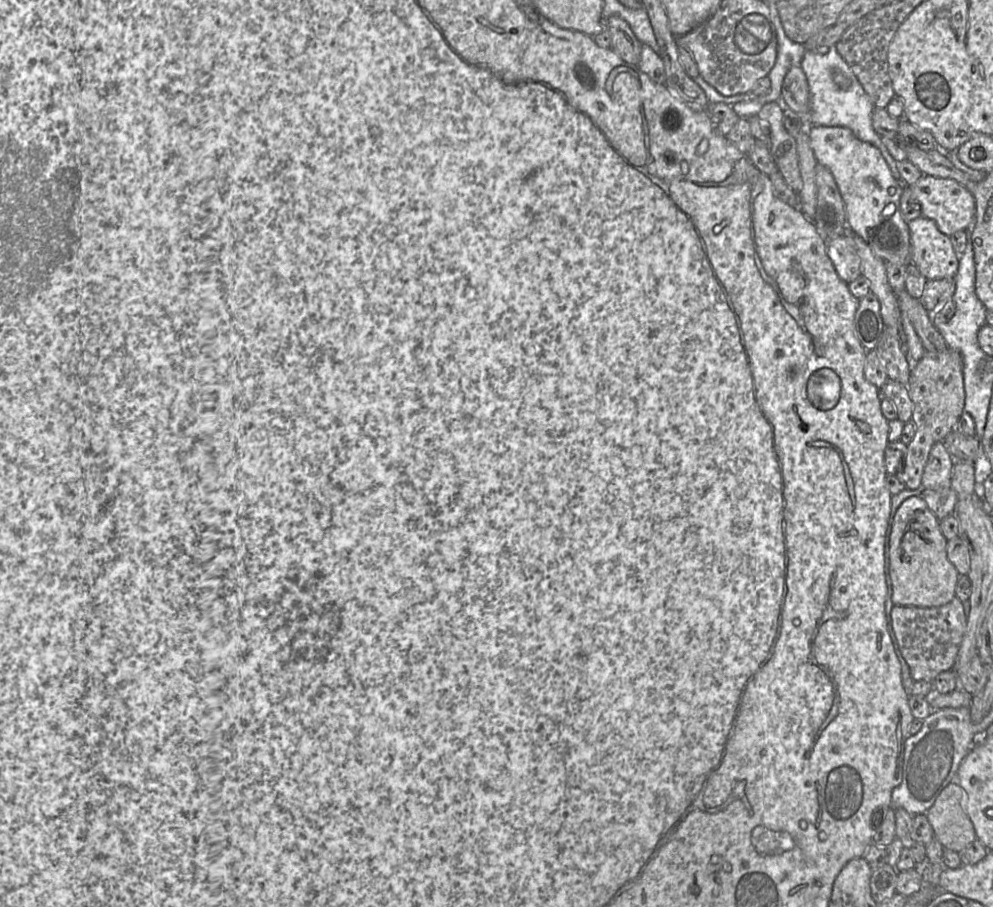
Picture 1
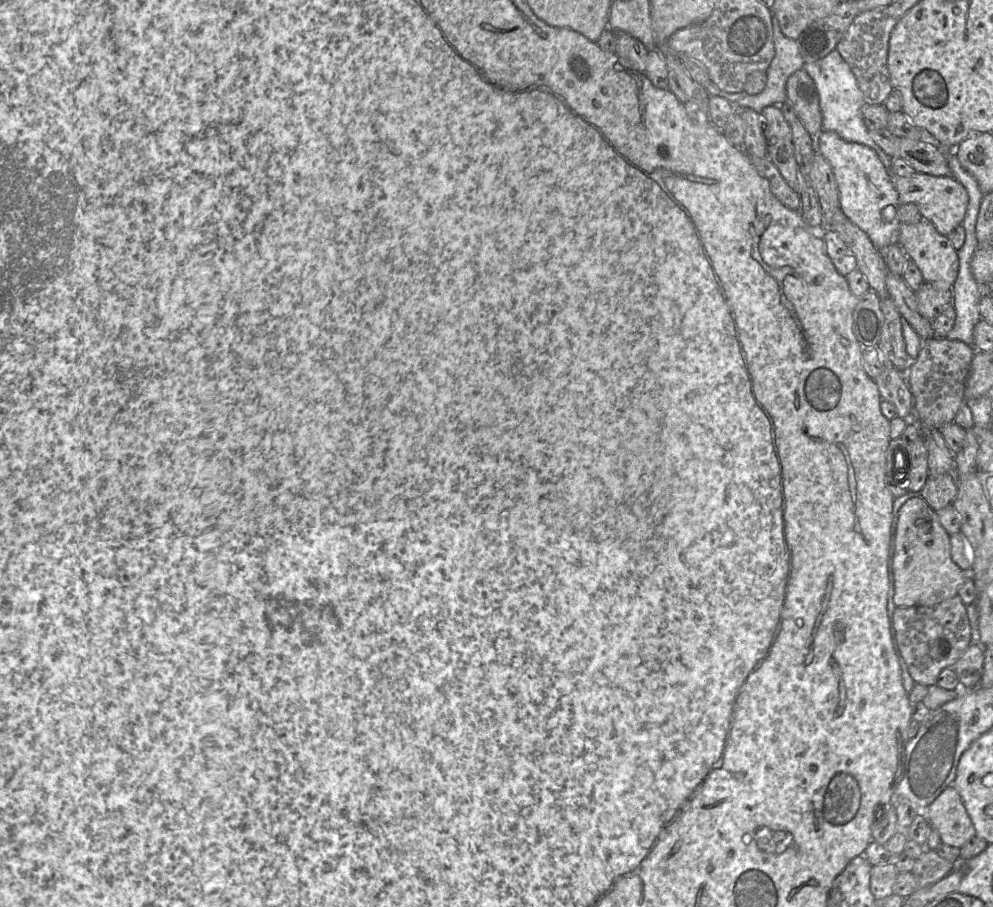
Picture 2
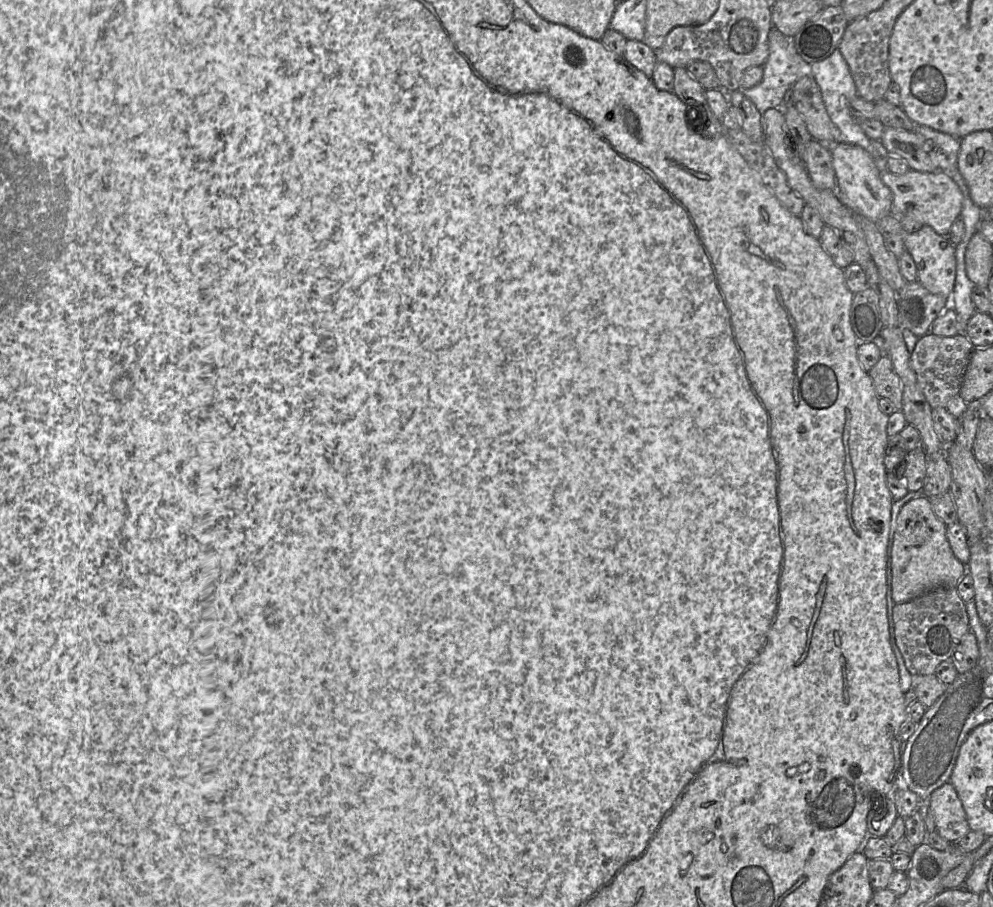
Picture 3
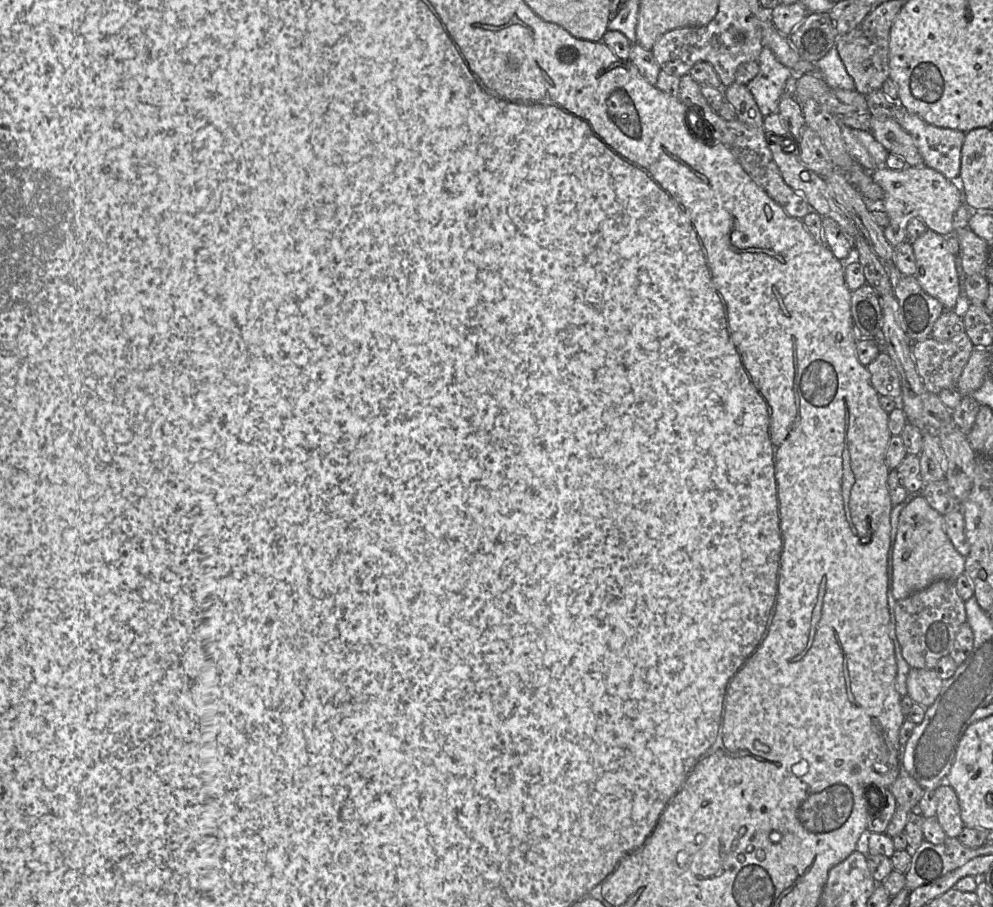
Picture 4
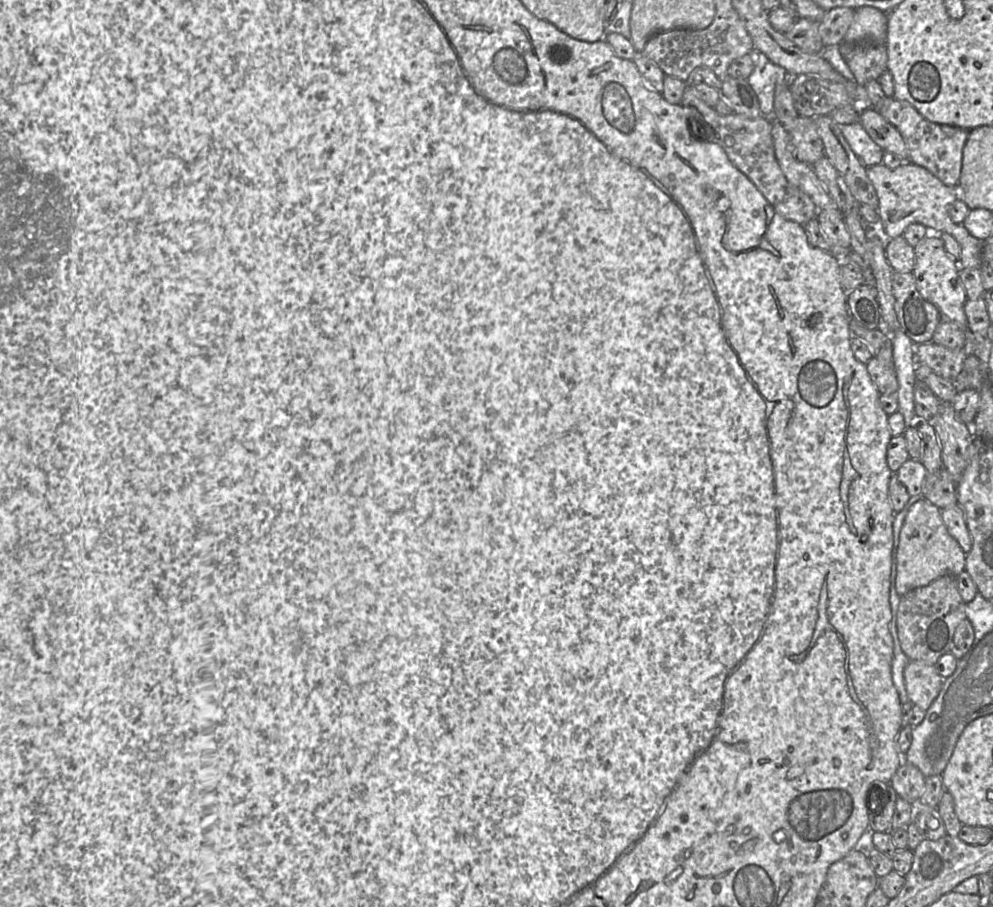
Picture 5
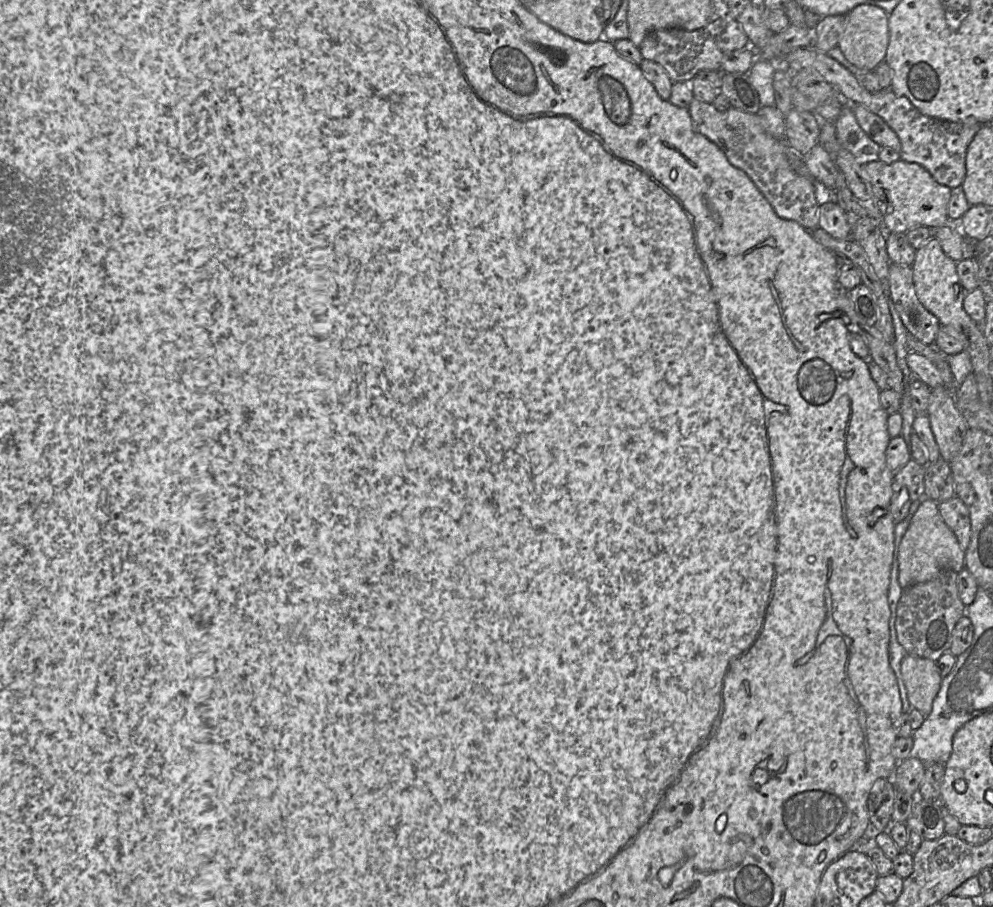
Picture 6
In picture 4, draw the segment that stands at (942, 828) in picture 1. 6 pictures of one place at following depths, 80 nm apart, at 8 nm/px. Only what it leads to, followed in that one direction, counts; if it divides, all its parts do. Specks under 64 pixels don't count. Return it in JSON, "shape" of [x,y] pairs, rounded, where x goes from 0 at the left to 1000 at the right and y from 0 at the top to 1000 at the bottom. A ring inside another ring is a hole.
{"shape":[[[949,862],[943,870],[944,881],[943,902],[954,923],[963,924],[971,913],[968,903],[965,879],[961,870]]]}

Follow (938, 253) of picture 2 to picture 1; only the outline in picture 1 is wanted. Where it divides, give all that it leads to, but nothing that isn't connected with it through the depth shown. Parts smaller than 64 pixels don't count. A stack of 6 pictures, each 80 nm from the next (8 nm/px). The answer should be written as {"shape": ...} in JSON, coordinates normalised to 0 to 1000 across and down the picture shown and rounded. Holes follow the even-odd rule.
{"shape":[[[926,238],[914,246],[917,264],[917,289],[934,309],[961,307],[966,281],[957,261],[950,258],[942,244]]]}

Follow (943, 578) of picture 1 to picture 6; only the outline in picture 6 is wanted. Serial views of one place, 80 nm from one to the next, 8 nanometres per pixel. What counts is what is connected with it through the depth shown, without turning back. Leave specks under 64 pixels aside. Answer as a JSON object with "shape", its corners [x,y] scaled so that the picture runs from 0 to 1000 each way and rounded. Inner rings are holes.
{"shape":[[[928,553],[918,570],[905,603],[904,641],[908,649],[934,642],[947,631],[957,628],[966,632],[972,626],[972,607],[947,569],[945,555]]]}

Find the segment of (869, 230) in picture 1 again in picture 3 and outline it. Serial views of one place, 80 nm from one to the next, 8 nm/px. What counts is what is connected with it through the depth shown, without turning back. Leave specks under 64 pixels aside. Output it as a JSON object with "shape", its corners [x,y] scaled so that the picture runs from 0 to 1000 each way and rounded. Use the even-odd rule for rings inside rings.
{"shape":[[[841,158],[836,162],[842,193],[842,214],[846,222],[858,234],[866,236],[883,246],[897,236],[899,214],[887,197],[885,186],[878,171],[863,160]]]}

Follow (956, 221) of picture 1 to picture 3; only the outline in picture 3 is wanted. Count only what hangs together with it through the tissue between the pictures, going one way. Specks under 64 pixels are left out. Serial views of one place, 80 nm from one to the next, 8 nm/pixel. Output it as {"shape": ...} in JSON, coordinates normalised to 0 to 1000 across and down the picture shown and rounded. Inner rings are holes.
{"shape":[[[918,186],[909,193],[902,193],[895,190],[894,187],[889,187],[887,190],[887,197],[899,214],[896,237],[907,245],[911,236],[923,235],[932,248],[939,250],[946,259],[956,261],[961,244],[968,237],[971,221],[968,208],[957,193],[950,189],[936,191],[925,190]]]}

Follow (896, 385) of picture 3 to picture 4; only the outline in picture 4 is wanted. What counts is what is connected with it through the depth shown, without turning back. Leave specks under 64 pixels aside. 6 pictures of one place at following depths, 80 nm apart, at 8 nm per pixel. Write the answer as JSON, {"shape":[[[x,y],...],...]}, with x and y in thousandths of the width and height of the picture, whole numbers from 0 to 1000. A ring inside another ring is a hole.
{"shape":[[[888,386],[872,405],[877,415],[877,423],[885,437],[896,438],[900,441],[906,440],[905,412],[893,388]]]}

